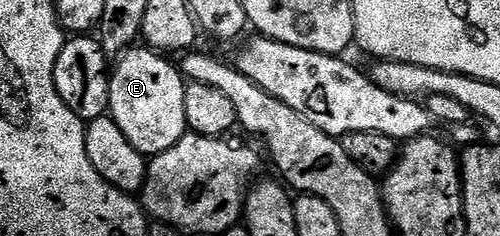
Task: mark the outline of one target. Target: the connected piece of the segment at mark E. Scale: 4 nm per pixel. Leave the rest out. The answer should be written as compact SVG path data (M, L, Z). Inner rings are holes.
M136 45L119 56L111 71L110 118L144 157L160 155L188 134L185 82L178 66L158 51Z

